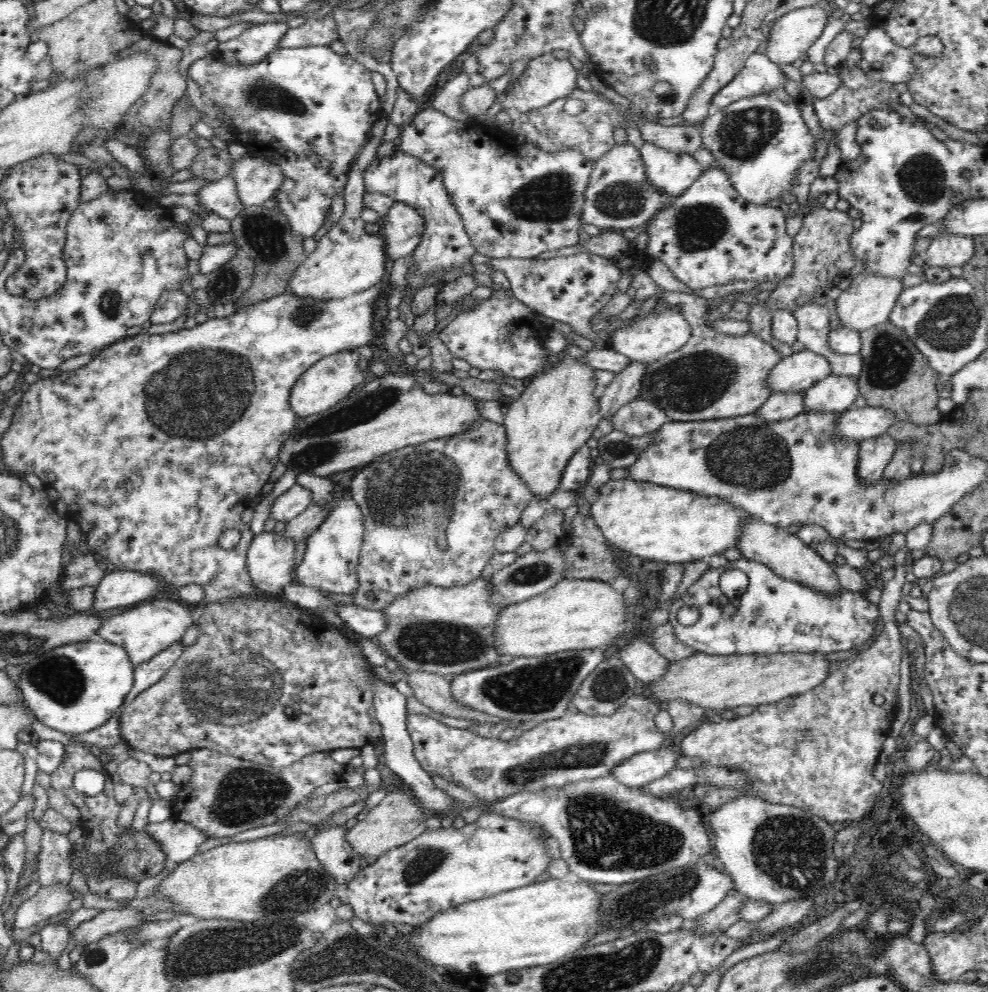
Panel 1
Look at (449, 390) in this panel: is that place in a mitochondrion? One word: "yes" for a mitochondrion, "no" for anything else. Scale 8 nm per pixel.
no

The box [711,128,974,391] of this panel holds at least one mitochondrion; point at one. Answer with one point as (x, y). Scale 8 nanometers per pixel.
(921, 178)

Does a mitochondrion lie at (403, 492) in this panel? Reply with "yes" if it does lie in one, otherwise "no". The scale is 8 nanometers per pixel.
yes

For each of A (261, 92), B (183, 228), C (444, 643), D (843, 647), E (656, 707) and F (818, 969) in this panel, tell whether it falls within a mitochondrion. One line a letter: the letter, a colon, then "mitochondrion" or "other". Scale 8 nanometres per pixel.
A: mitochondrion
B: other
C: mitochondrion
D: other
E: other
F: mitochondrion

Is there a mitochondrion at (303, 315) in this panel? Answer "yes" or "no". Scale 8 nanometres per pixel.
yes

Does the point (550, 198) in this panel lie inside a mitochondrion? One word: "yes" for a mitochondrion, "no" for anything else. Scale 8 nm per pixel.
yes

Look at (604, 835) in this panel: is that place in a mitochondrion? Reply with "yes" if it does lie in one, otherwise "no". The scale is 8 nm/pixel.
yes

